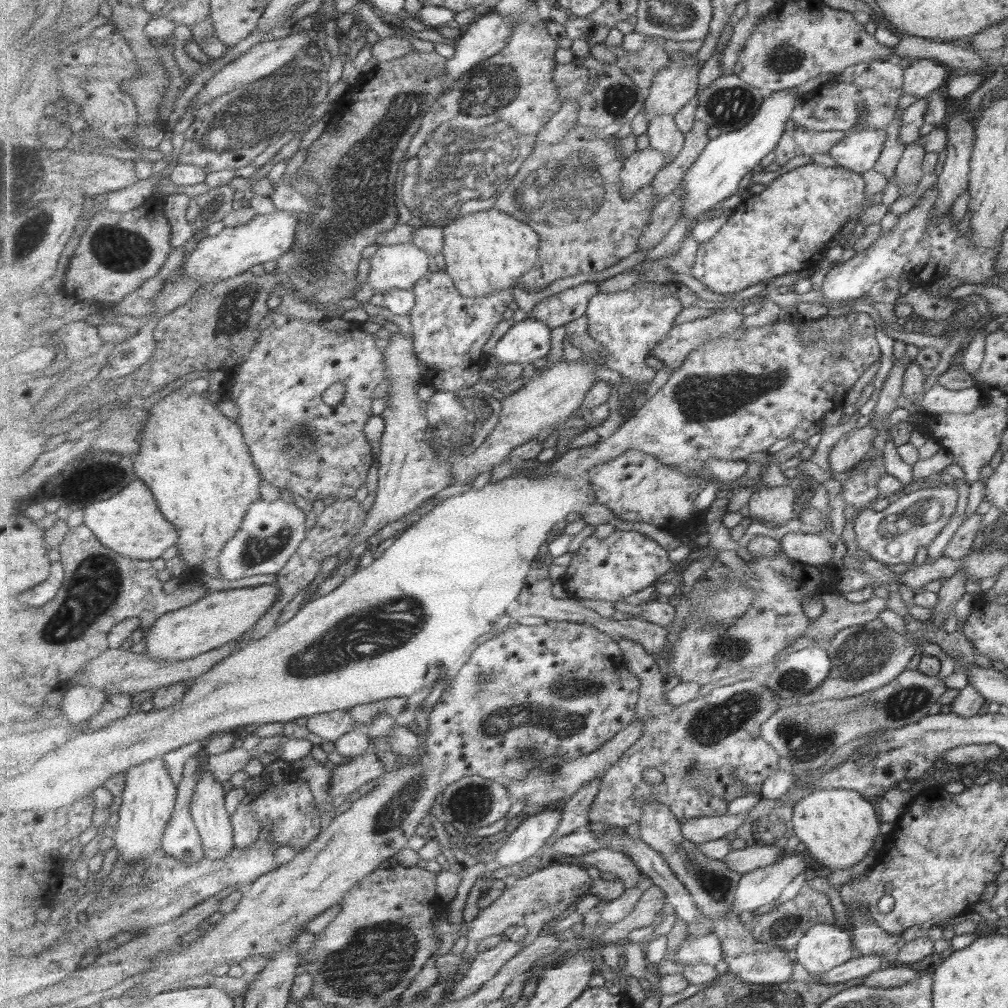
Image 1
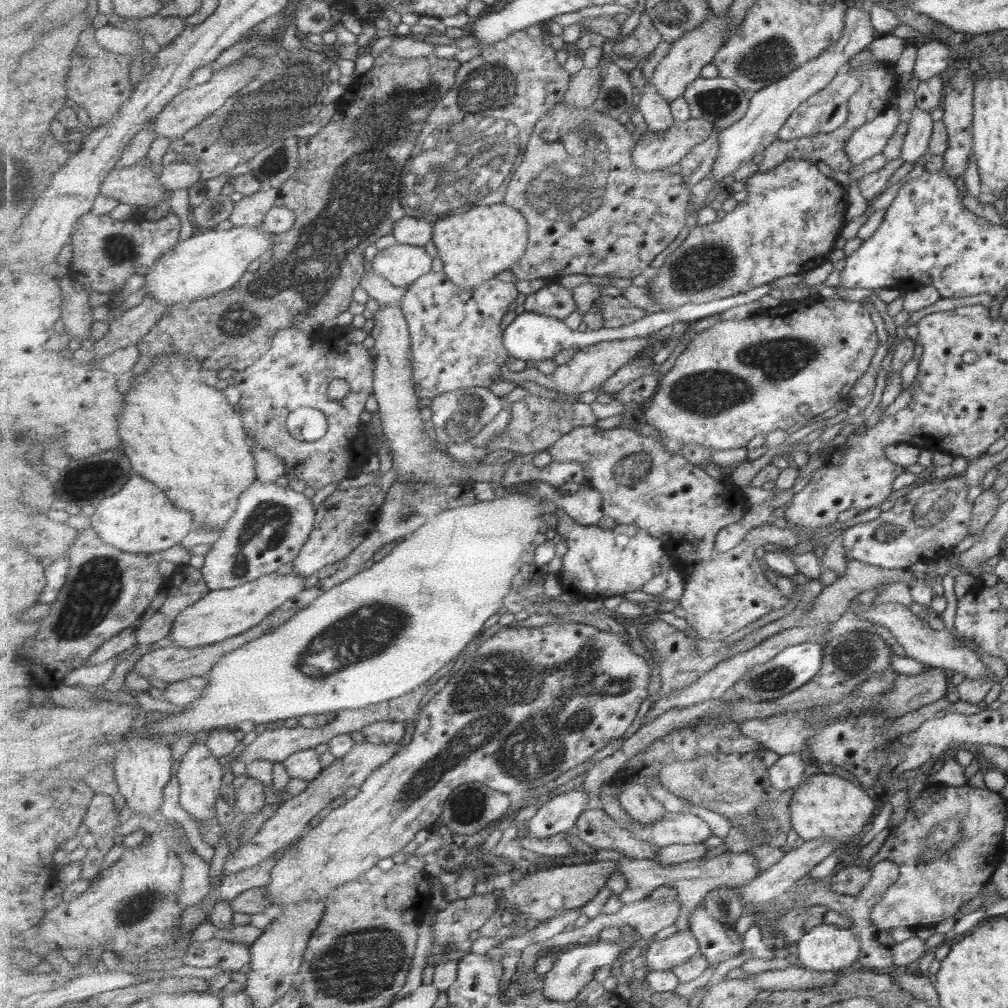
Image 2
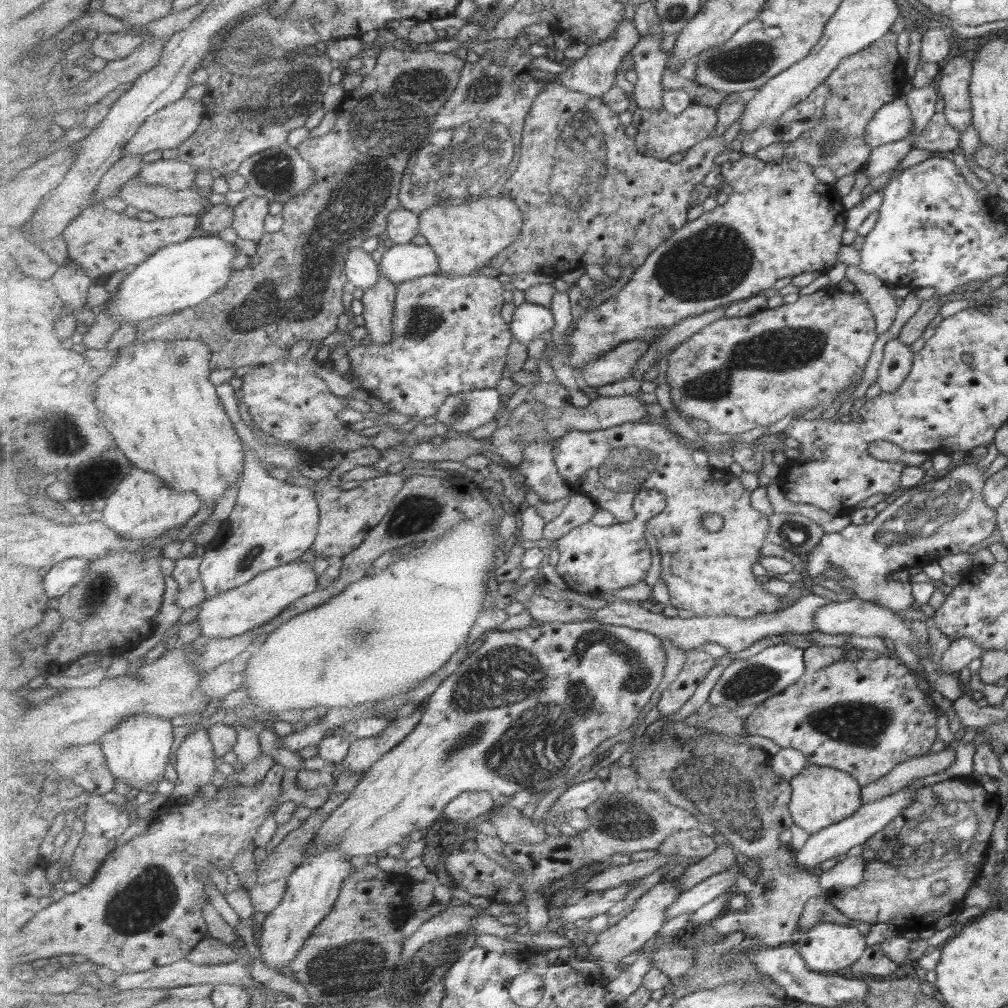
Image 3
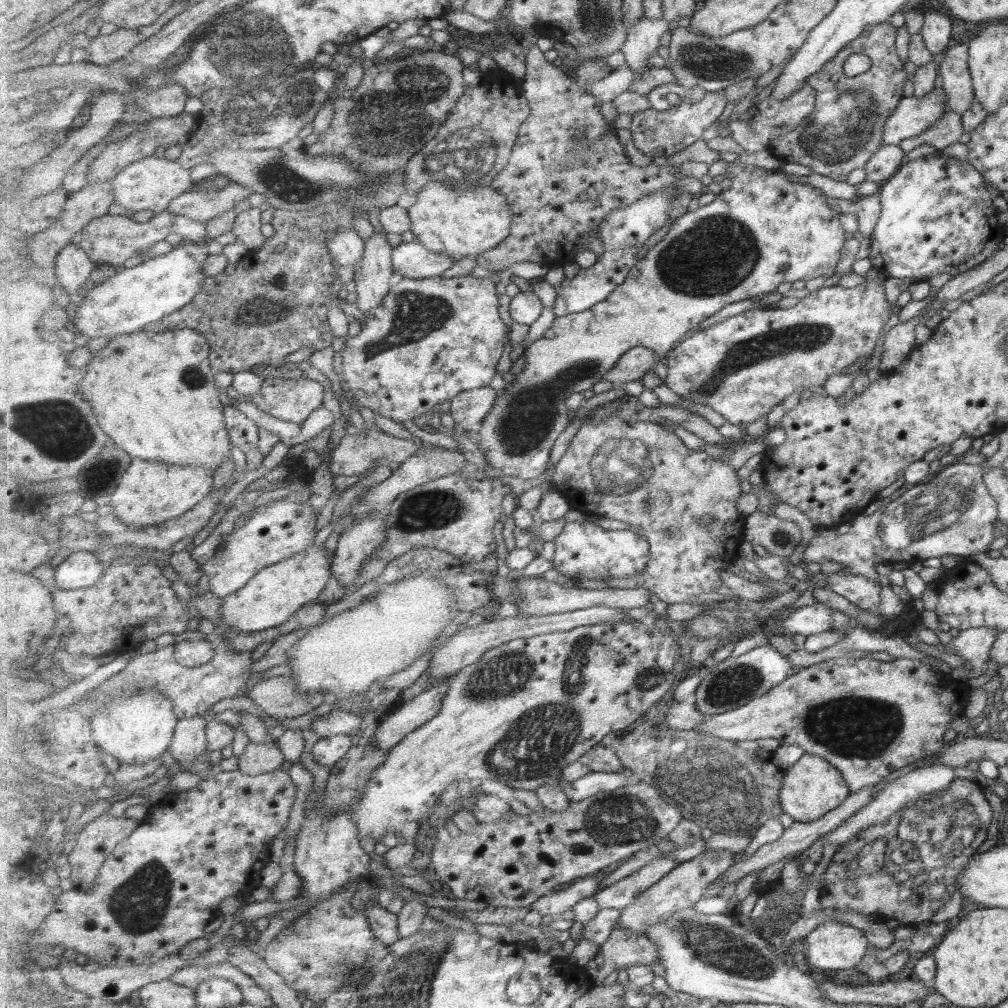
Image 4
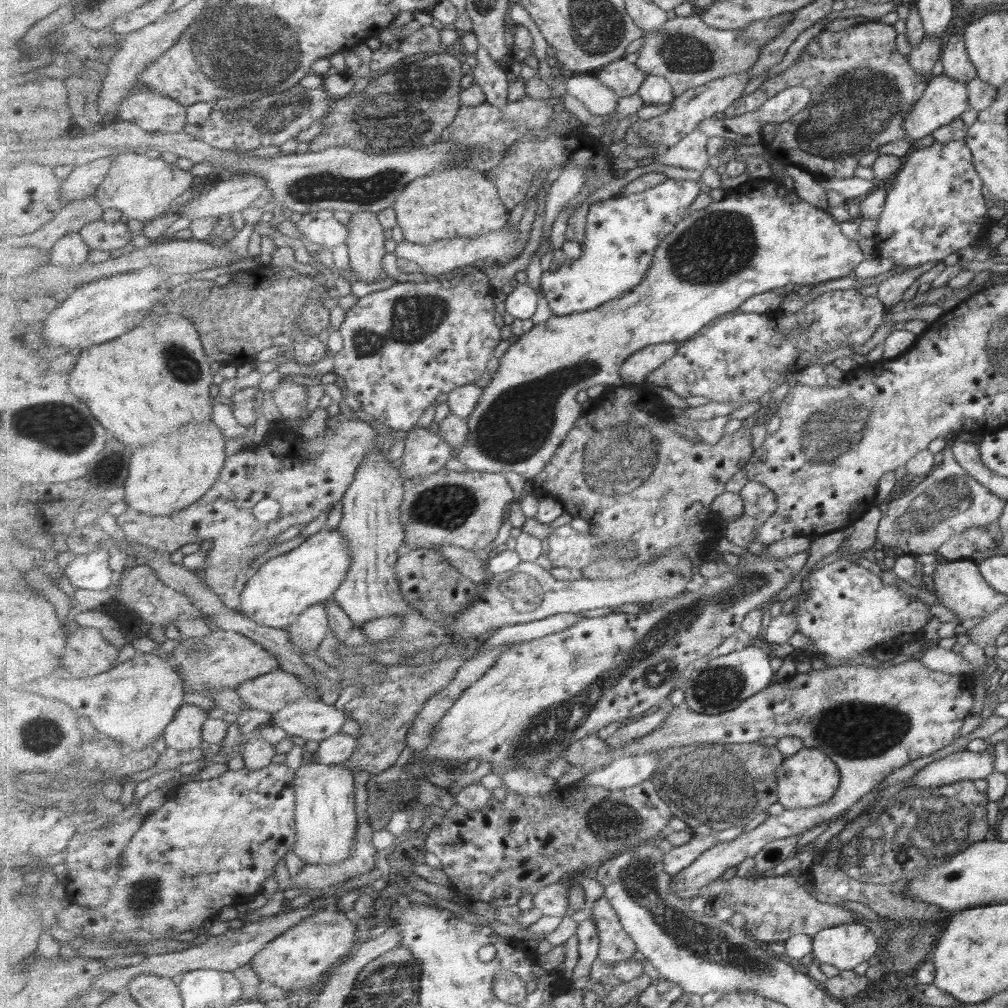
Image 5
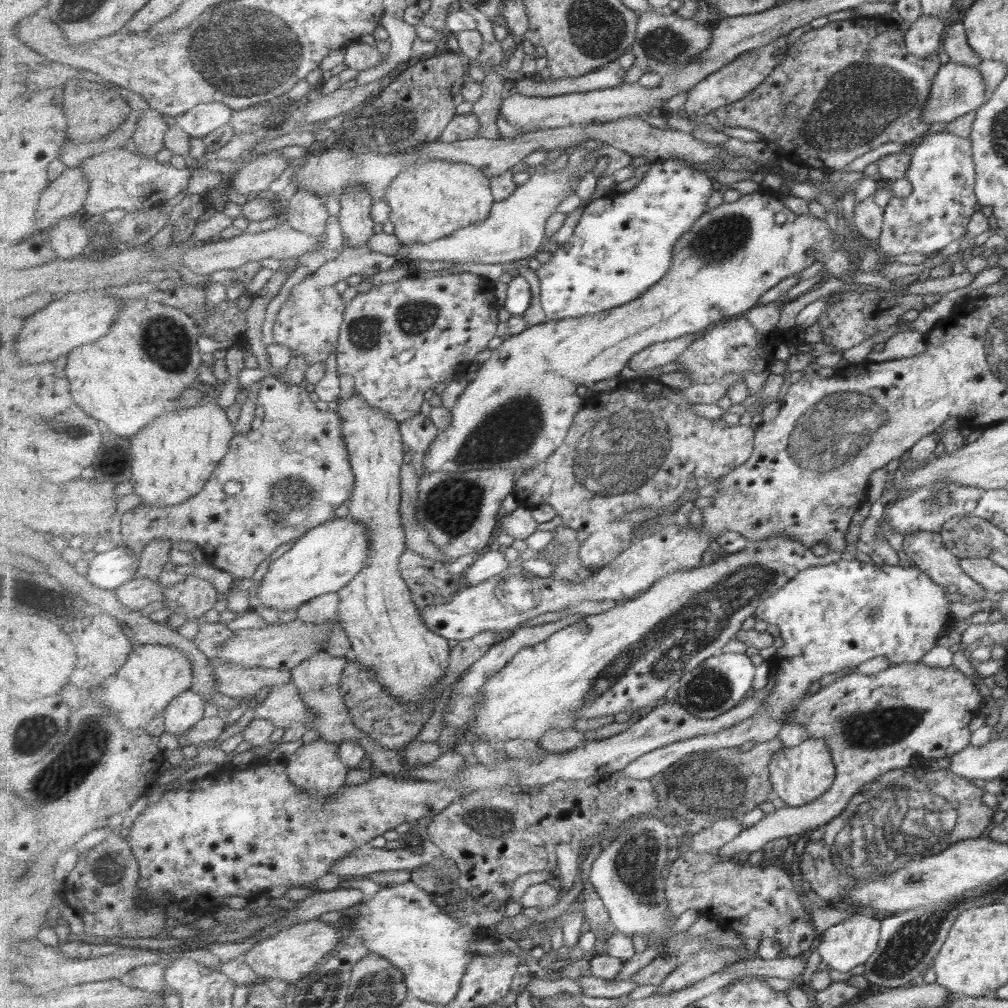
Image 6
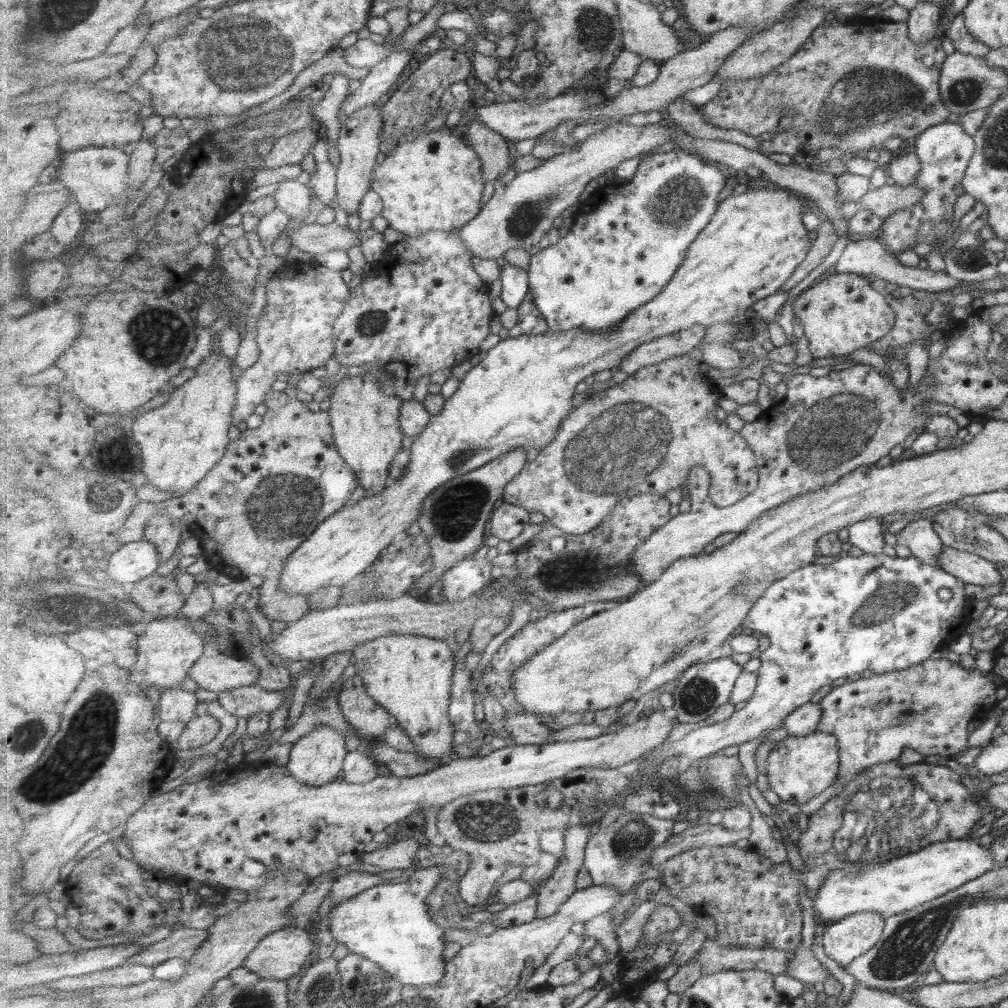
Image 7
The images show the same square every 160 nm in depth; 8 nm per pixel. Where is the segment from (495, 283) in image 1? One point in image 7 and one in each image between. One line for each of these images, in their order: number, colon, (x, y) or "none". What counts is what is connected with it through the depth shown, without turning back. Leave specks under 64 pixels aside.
2: (474, 247)
3: (467, 237)
4: (460, 222)
5: (449, 203)
6: (430, 200)
7: (434, 181)

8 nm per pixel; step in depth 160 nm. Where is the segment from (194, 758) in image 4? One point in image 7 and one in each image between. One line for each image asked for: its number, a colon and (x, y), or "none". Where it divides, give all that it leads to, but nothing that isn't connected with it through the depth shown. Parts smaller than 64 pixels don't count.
5: (185, 733)
6: (188, 709)
7: (175, 705)

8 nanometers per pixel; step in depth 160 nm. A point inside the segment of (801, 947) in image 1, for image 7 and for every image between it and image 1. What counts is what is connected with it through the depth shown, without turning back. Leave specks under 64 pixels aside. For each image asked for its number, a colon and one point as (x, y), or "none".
2: (825, 947)
3: (826, 947)
4: (831, 945)
5: (844, 946)
6: (842, 946)
7: (842, 941)

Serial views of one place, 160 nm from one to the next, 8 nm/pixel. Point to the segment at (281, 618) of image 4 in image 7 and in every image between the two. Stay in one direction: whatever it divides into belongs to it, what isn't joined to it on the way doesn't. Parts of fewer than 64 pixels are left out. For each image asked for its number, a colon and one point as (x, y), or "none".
5: (281, 589)
6: (325, 560)
7: (519, 394)

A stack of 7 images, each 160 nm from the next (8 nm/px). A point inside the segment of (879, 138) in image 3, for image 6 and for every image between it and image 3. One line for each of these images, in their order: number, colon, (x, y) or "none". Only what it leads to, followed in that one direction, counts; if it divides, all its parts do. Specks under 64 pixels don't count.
4: (911, 116)
5: (943, 99)
6: (956, 89)

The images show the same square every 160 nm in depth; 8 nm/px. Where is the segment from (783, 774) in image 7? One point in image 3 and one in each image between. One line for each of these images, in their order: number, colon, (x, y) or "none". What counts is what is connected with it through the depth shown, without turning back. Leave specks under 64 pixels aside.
3: (821, 796)
4: (812, 787)
5: (809, 778)
6: (801, 774)

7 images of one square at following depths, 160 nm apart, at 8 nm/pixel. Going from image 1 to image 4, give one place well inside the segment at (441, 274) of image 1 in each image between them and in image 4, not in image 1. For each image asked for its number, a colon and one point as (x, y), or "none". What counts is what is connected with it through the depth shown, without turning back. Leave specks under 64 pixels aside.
2: (457, 340)
3: (449, 337)
4: (434, 338)

